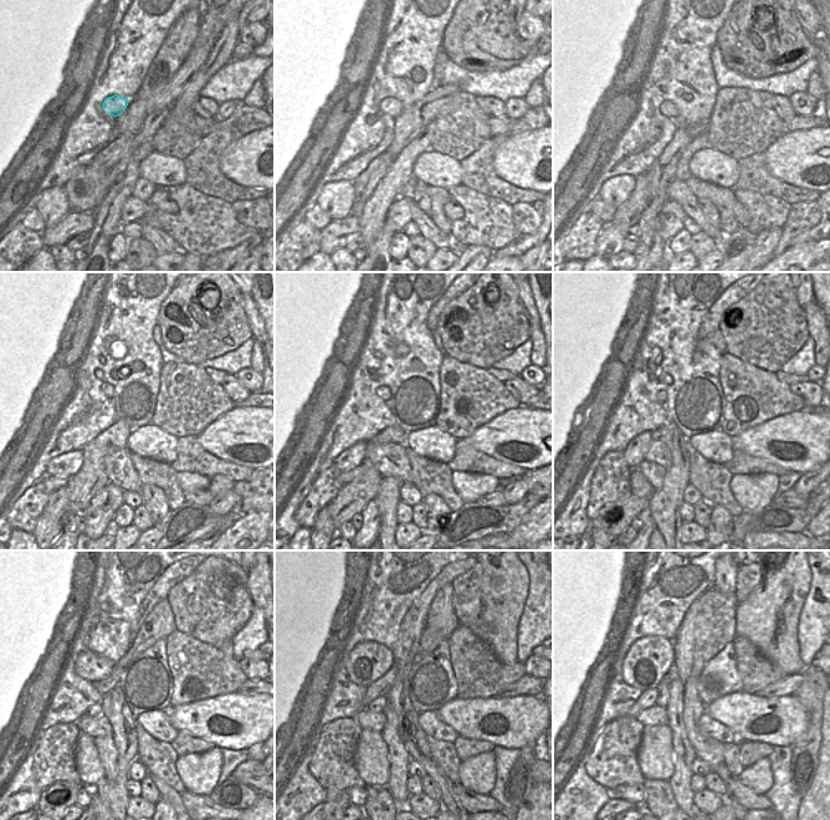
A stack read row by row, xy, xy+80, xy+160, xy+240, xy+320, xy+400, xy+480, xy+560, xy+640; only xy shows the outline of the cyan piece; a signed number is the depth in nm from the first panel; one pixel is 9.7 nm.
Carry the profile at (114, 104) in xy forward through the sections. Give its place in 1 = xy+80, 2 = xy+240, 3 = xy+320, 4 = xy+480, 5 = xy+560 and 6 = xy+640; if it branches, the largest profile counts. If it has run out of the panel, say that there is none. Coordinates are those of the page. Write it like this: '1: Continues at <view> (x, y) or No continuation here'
1: Continues at xy+80 (393, 107)
2: Continues at xy+240 (108, 390)
3: Continues at xy+320 (383, 391)
4: Continues at xy+480 (88, 666)
5: Continues at xy+560 (368, 661)
6: Continues at xy+640 (650, 659).

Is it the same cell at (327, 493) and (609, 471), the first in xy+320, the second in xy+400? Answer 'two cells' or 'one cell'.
one cell

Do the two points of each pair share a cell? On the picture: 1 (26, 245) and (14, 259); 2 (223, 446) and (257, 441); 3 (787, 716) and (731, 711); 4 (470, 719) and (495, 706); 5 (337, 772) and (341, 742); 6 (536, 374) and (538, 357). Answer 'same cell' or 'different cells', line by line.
1: same cell
2: same cell
3: same cell
4: same cell
5: same cell
6: different cells

